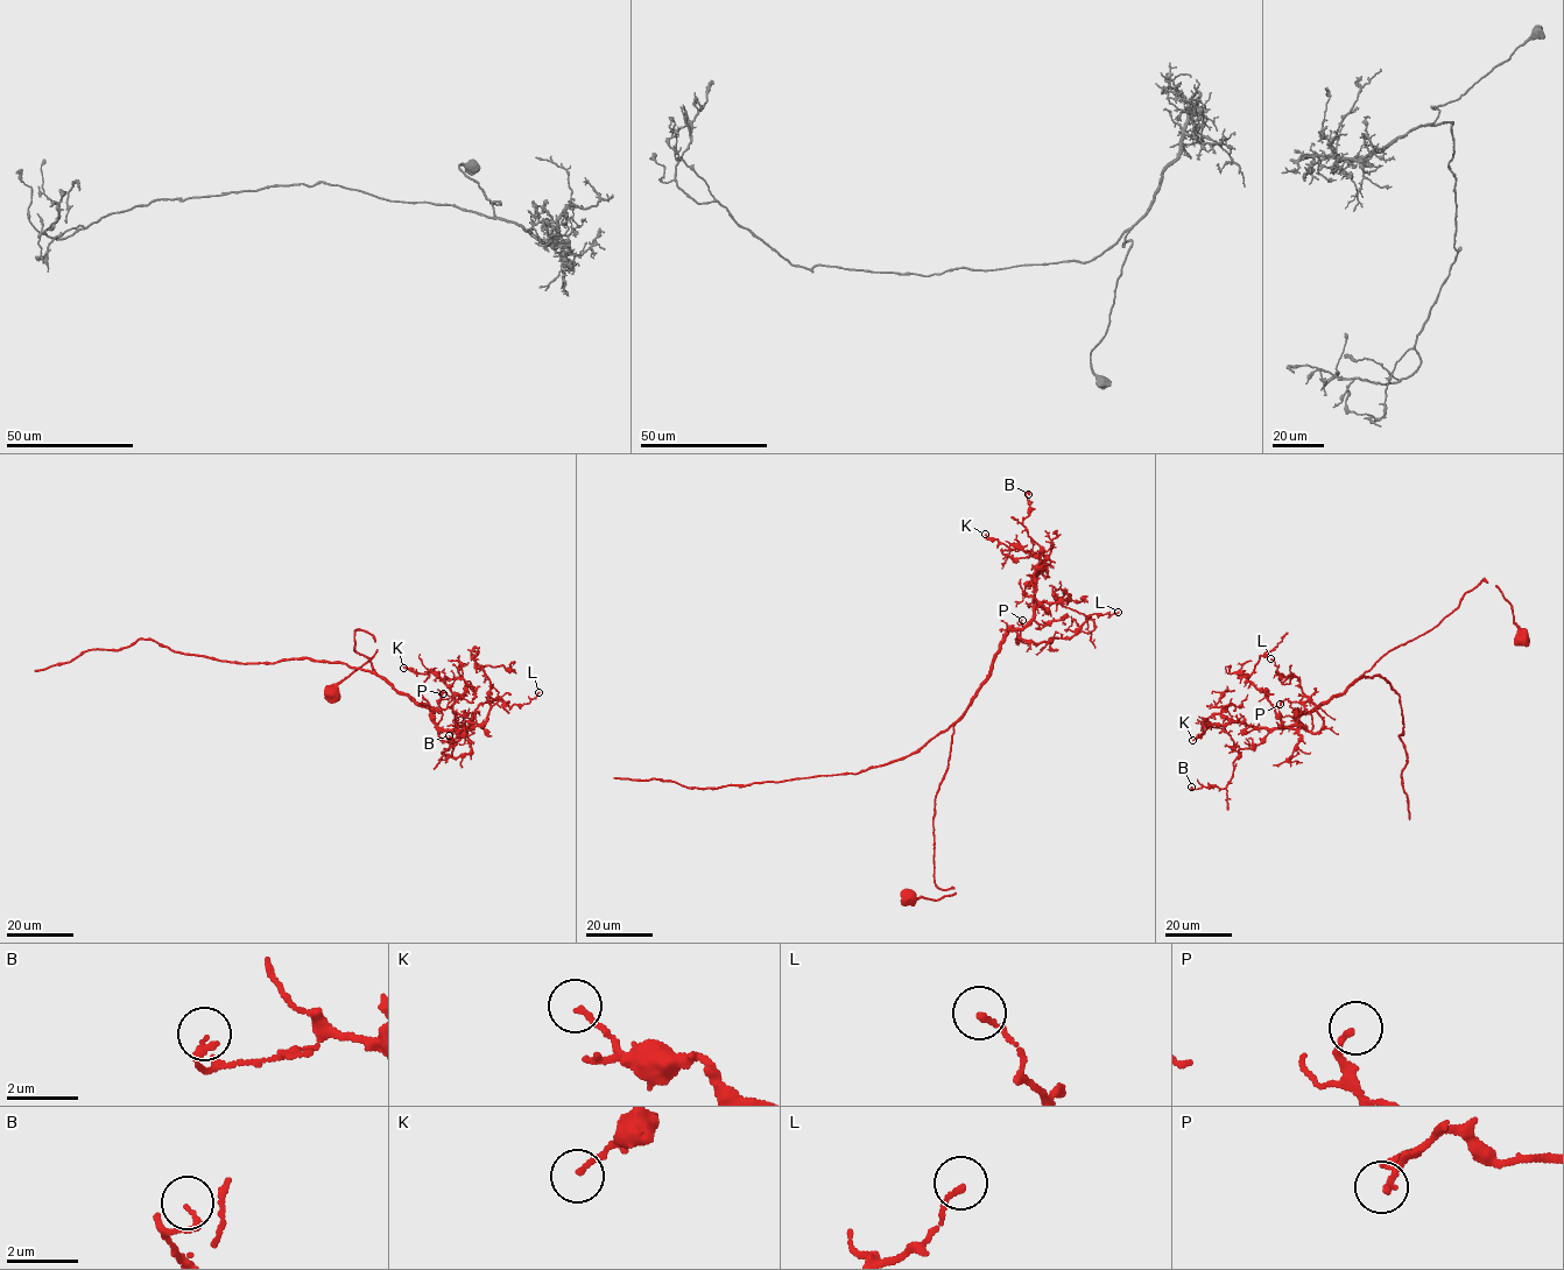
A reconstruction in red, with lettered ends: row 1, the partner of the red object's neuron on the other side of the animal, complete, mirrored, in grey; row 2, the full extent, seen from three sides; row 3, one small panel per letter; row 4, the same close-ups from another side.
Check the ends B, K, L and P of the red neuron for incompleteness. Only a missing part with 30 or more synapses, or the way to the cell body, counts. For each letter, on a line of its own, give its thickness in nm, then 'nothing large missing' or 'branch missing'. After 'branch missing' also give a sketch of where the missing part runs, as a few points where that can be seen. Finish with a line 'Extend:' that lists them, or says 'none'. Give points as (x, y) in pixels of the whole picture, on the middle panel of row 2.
B: 170 nm thick; nothing large missing
K: 140 nm thick; nothing large missing
L: 150 nm thick; nothing large missing
P: 150 nm thick; nothing large missing
Extend: none

